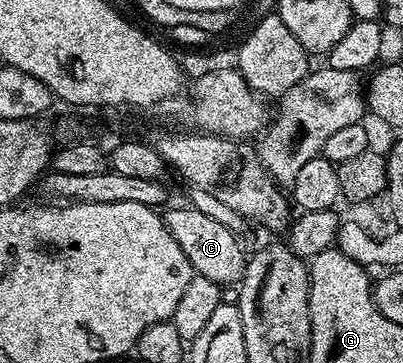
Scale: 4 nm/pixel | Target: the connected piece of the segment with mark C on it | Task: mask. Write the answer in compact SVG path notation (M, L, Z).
M175 206L172 210L164 209L162 216L165 228L169 228L181 252L185 252L194 273L205 276L205 280L213 280L221 288L227 288L230 282L232 284L242 282L248 255L243 254L243 246L239 243L238 236L225 223L218 222L213 215L206 214L195 206Z

